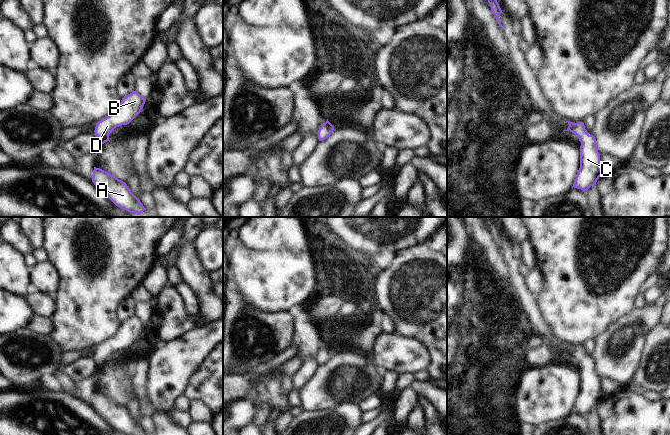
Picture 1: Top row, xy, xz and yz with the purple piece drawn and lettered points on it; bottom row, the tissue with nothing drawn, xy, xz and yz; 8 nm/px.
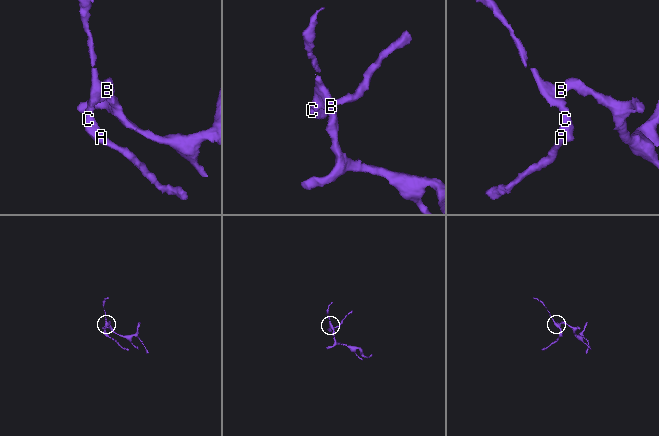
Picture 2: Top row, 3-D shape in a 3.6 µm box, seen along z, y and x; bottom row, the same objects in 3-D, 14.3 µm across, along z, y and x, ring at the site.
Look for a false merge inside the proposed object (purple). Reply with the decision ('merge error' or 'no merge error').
no merge error

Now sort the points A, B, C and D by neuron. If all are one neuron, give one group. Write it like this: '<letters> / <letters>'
A B C D

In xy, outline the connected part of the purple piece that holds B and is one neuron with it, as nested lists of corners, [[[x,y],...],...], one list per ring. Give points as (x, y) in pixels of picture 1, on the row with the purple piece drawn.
[[[135,90],[122,98],[120,106],[110,116],[96,123],[95,134],[99,146],[109,141],[109,134],[122,125],[129,124],[143,109],[145,99]]]

